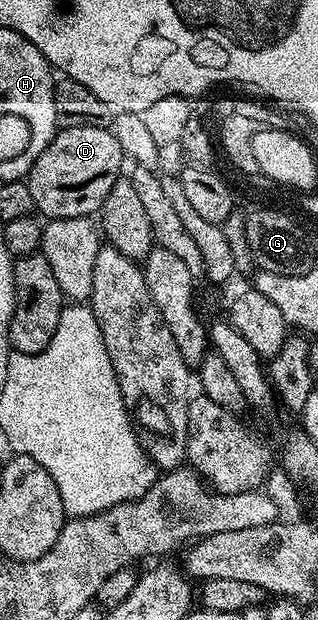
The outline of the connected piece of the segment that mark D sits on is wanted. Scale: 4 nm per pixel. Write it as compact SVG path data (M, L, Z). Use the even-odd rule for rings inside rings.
M103 125L65 127L56 130L49 145L33 161L25 176L29 193L33 193L35 211L48 220L85 219L100 210L105 197L121 178L119 170L125 154L113 131ZM43 214L43 215L42 215Z

